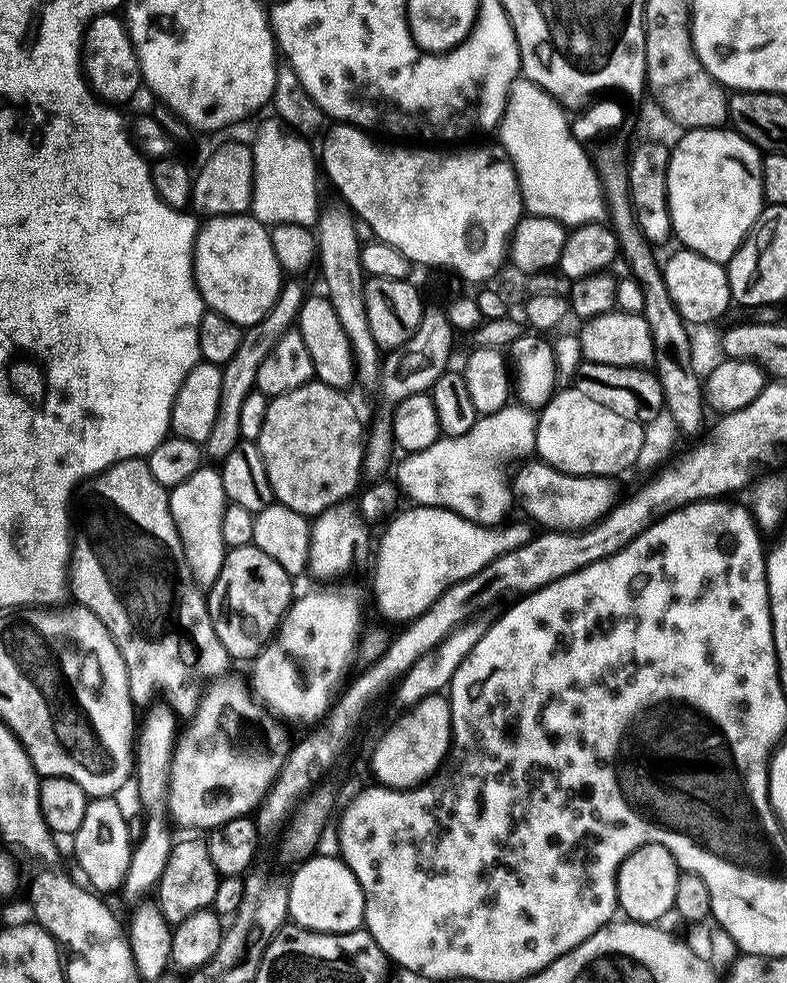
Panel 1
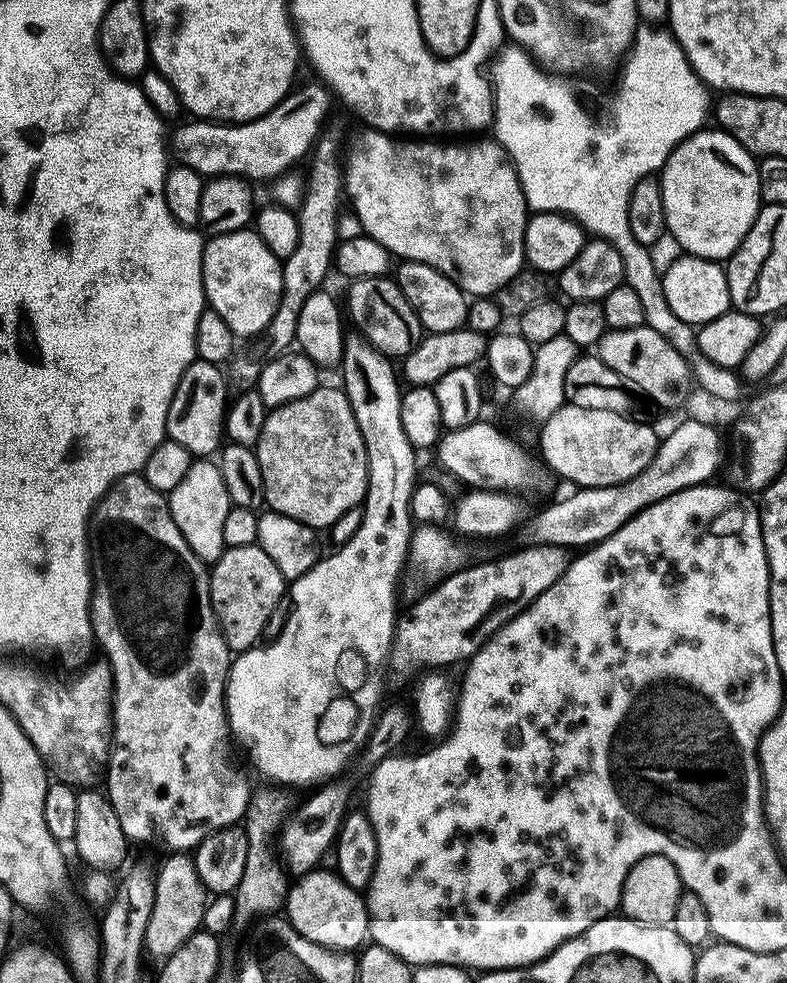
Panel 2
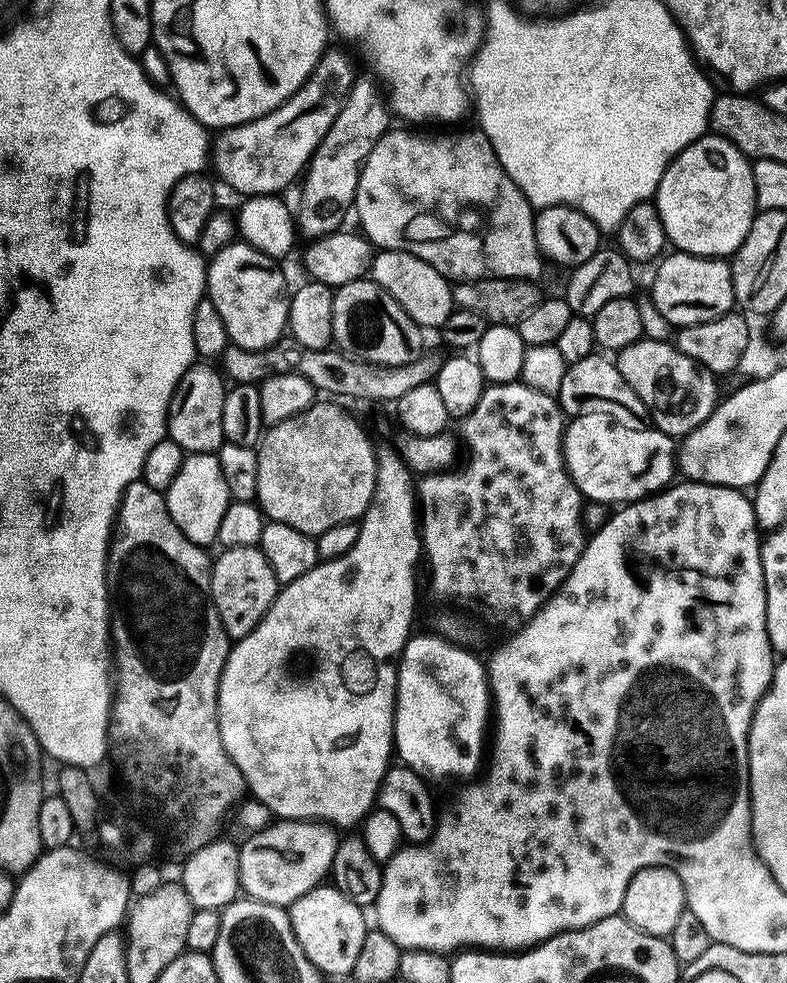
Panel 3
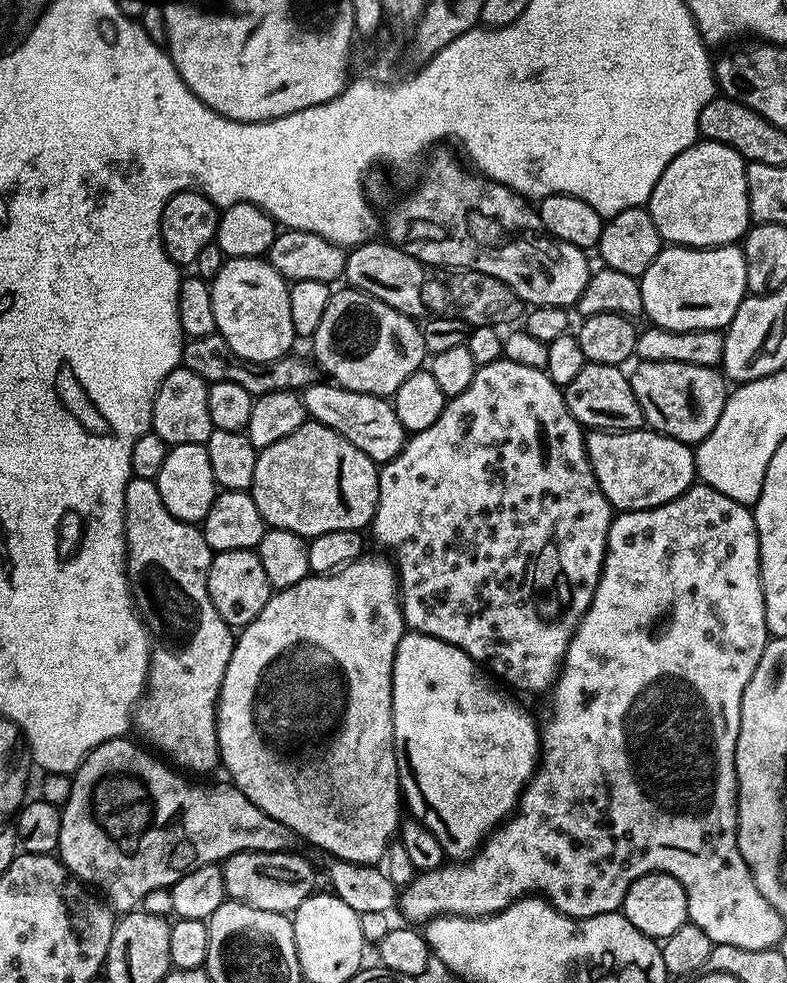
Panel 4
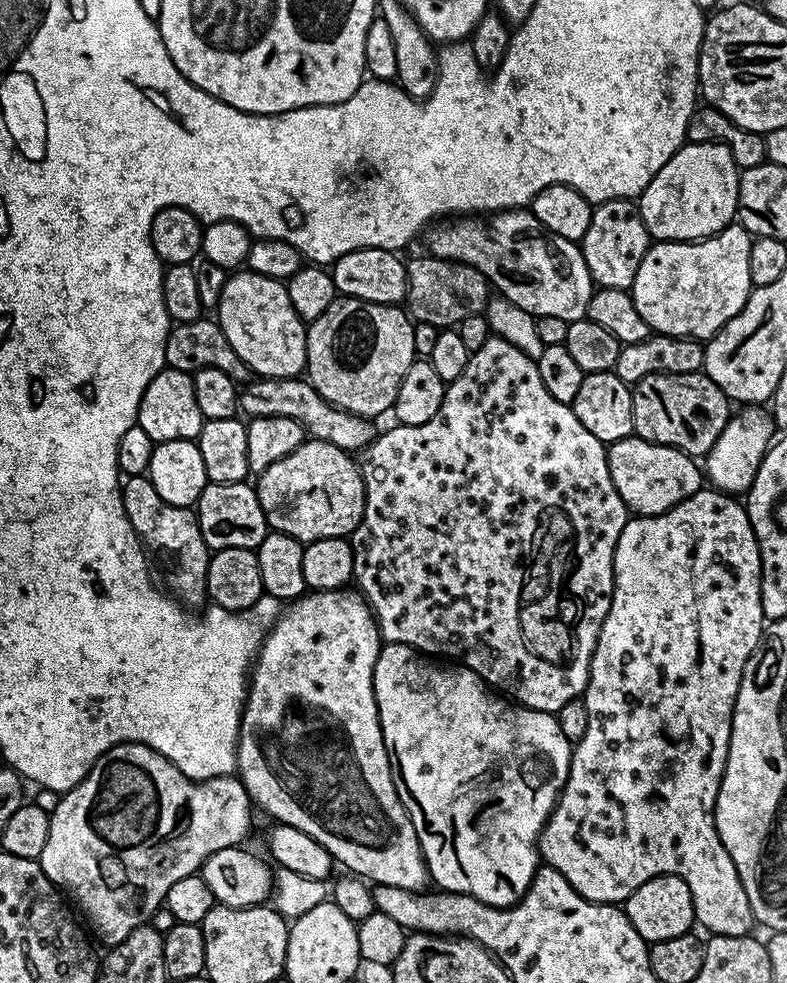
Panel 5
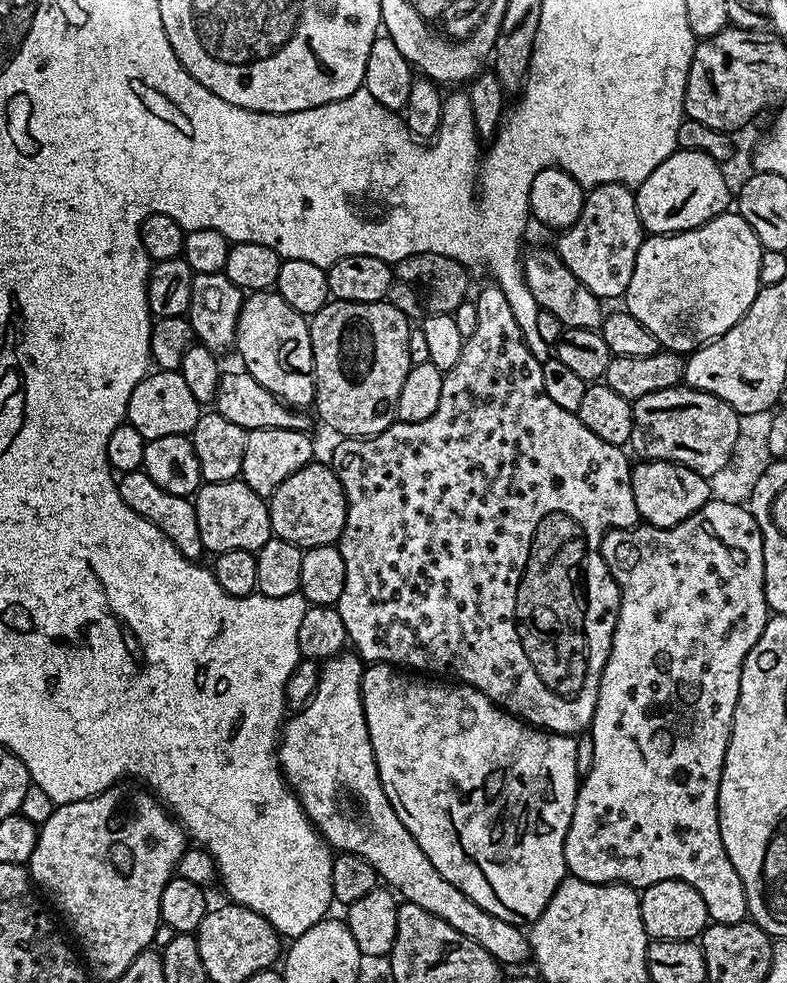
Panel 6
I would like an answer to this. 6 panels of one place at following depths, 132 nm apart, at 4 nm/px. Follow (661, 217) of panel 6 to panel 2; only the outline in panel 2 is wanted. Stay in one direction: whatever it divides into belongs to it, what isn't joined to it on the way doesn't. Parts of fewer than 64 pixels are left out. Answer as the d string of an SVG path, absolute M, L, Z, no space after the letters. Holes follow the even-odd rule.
M719 130L708 131L695 132L668 155L668 160L659 173L658 183L662 190L666 228L670 236L684 247L685 253L701 256L704 260L724 262L744 241L744 235L760 213L760 170L757 157L747 152L734 137Z

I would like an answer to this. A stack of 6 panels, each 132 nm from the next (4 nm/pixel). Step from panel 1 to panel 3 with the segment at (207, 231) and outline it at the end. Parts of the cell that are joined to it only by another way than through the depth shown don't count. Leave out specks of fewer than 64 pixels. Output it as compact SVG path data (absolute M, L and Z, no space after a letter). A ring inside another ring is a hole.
M233 242L225 246L216 256L211 257L206 268L206 296L214 302L222 322L226 322L229 341L246 350L269 348L285 335L288 326L289 293L284 293L284 276L275 259L243 242Z

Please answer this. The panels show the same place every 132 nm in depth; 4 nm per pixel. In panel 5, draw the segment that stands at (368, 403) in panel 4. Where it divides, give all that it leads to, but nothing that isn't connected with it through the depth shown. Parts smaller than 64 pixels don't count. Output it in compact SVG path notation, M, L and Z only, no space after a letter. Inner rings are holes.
M256 378L245 383L240 388L239 411L248 418L254 416L294 418L294 422L298 422L311 439L330 442L349 454L359 453L378 435L377 429L372 429L373 421L369 417L355 416L346 410L335 408L333 404L326 402L326 398L319 396L314 386L304 378L291 380Z

